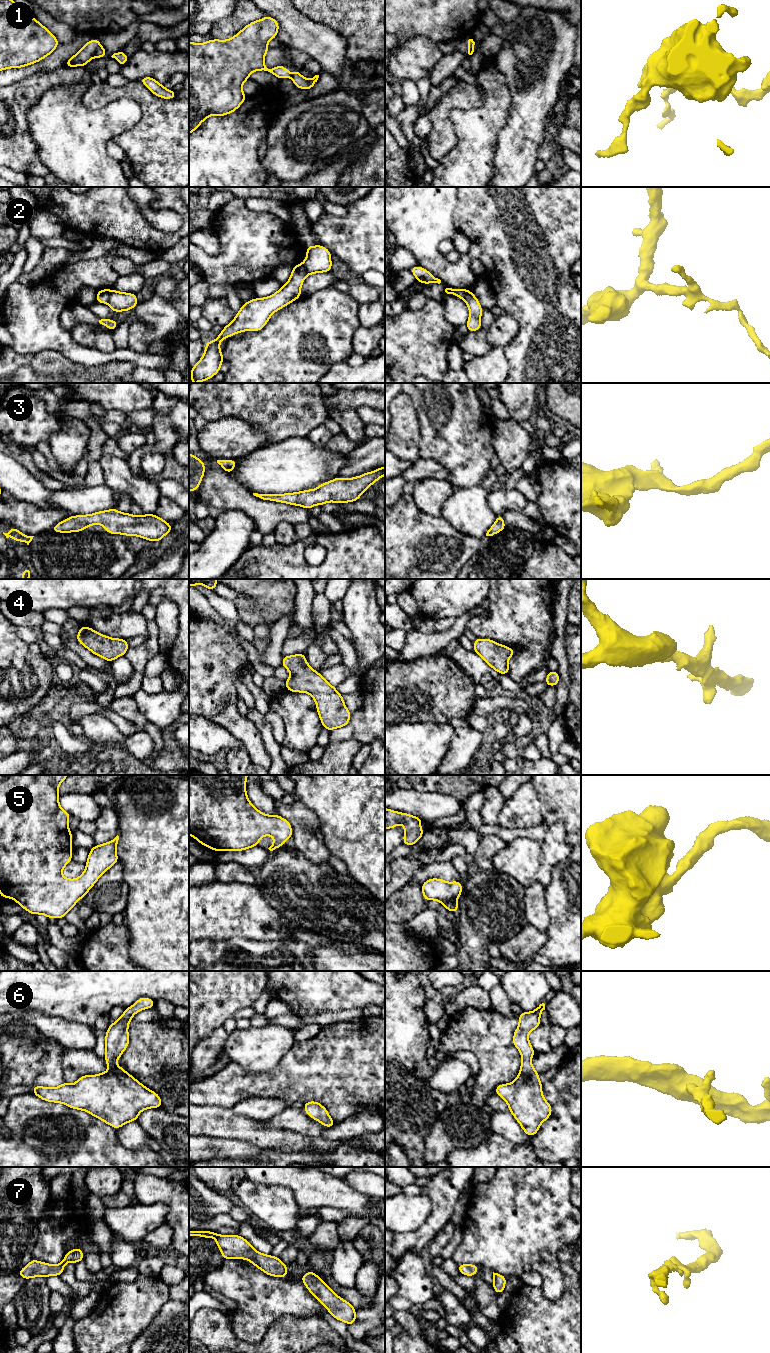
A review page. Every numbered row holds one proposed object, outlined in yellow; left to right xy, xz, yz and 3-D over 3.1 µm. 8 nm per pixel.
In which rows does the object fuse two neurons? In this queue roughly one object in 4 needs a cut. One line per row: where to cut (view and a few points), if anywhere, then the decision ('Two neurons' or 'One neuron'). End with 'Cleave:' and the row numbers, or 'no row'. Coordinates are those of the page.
1: Split along xy (100, 45), (94, 56). Two neurons
2: Split along xy (110, 290), (107, 303). Two neurons
3: No split. One neuron
4: No split. One neuron
5: No split. One neuron
6: No split. One neuron
7: No split. One neuron
Cleave: 1, 2

